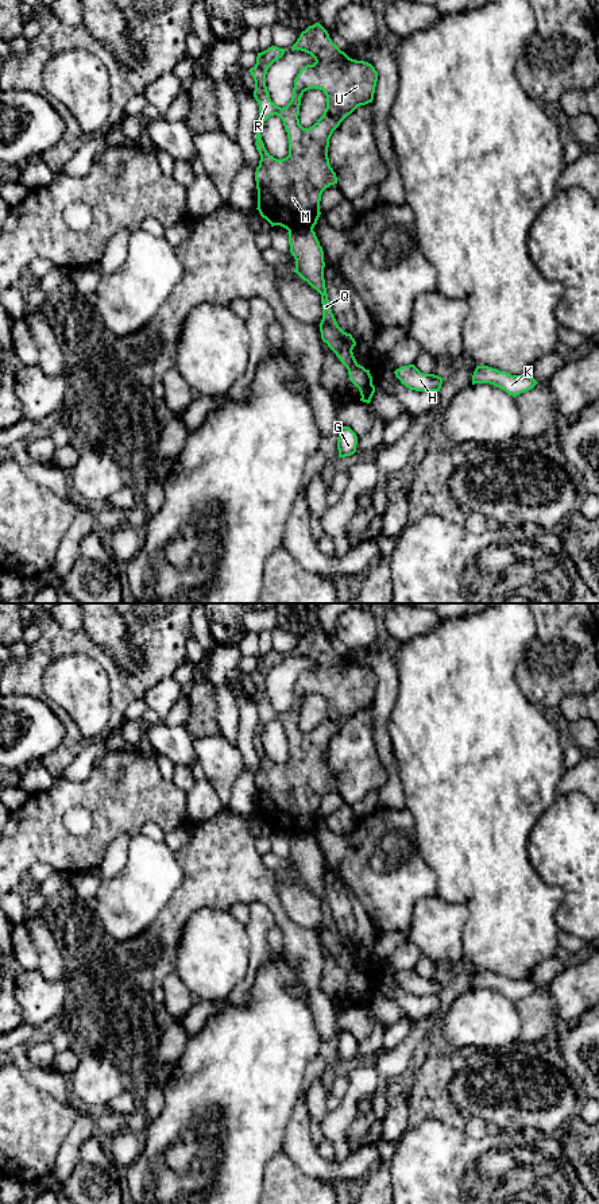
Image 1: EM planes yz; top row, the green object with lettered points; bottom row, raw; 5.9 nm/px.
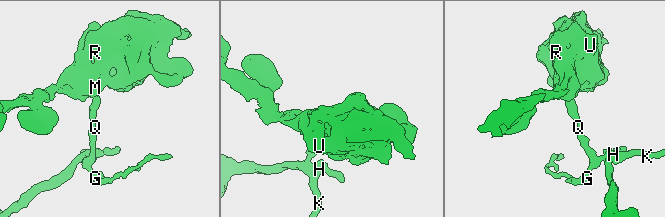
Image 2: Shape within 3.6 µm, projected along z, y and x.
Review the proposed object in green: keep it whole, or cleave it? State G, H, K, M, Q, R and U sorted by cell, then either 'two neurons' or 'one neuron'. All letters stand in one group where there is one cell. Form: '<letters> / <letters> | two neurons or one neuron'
G H K Q / M R U | two neurons

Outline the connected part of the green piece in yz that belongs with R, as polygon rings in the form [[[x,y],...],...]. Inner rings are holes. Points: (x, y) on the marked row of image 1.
[[[316,23],[301,32],[291,50],[301,50],[314,58],[313,65],[306,65],[300,70],[294,80],[293,97],[290,103],[281,108],[275,105],[266,86],[266,74],[268,67],[283,57],[285,49],[271,46],[267,50],[258,53],[256,63],[248,72],[255,81],[254,97],[259,104],[259,119],[256,128],[256,150],[260,161],[255,171],[258,189],[258,211],[271,227],[281,225],[287,231],[294,228],[313,229],[321,215],[320,201],[322,192],[331,185],[337,184],[337,177],[329,165],[328,147],[333,131],[340,123],[351,115],[358,107],[372,103],[378,72],[364,61],[349,58],[341,51],[329,38],[328,31]],[[309,89],[320,89],[326,96],[326,108],[322,116],[309,128],[300,124],[300,105],[302,94]],[[270,116],[279,116],[283,121],[289,139],[289,155],[283,159],[277,159],[270,155],[262,140],[262,126]]]

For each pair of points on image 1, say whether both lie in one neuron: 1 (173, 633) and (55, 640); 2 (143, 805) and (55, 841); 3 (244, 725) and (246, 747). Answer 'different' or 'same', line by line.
1: same
2: same
3: same

